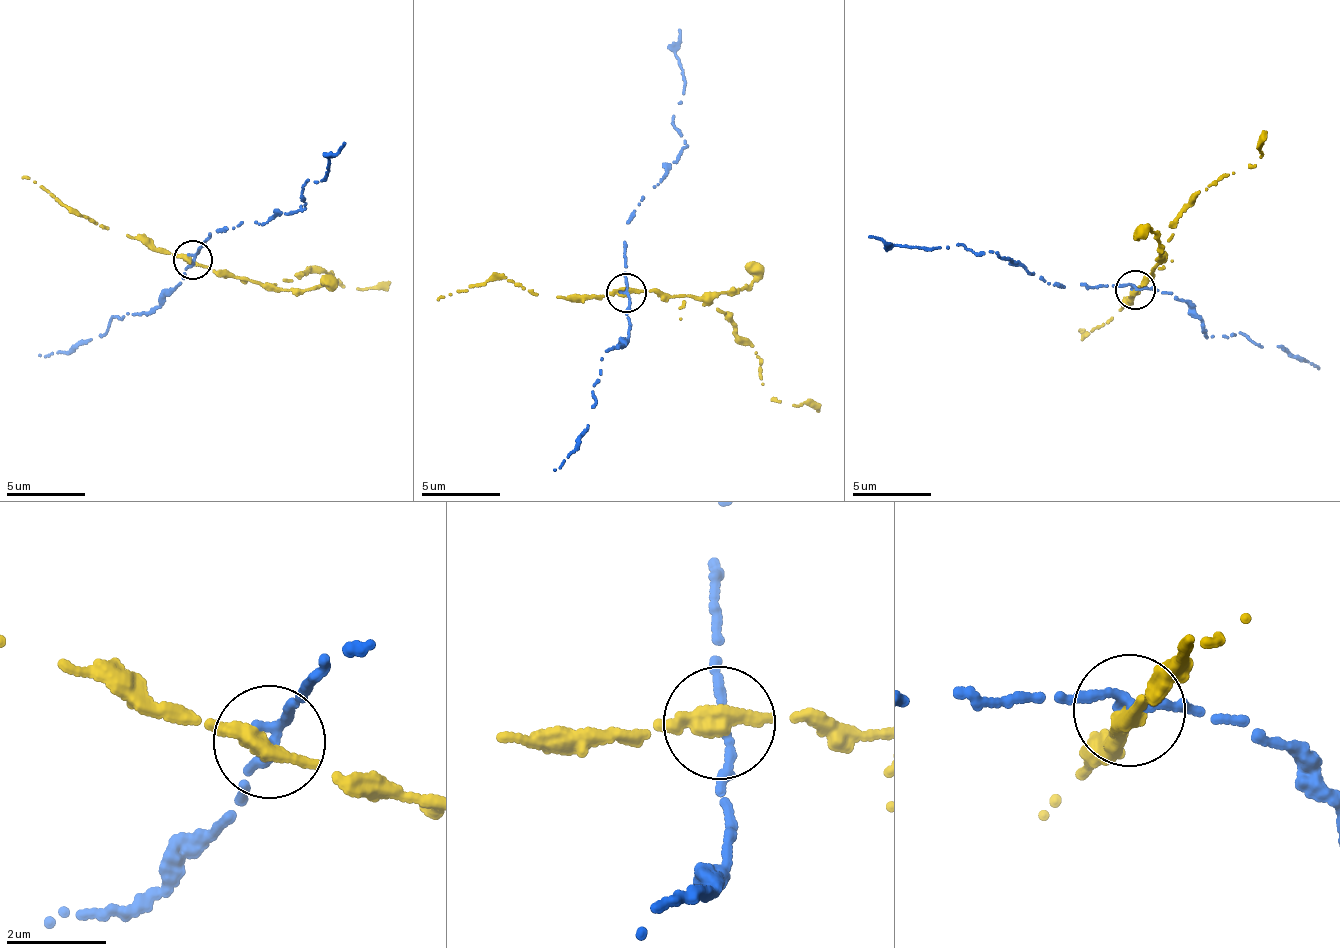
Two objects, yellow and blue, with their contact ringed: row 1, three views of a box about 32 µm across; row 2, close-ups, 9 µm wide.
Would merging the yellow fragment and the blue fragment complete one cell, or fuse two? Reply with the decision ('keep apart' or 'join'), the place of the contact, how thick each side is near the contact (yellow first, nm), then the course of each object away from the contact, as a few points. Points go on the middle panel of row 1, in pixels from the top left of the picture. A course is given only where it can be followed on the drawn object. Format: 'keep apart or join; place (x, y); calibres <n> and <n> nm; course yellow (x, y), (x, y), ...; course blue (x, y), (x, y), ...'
keep apart; place (626, 292); calibres 440 and 170 nm; course yellow (625, 291), (710, 299), (738, 336), (754, 346), (771, 397), (820, 409); course blue (625, 291), (626, 222), (661, 181), (664, 167), (683, 146), (673, 119), (684, 80), (675, 58), (679, 29)

